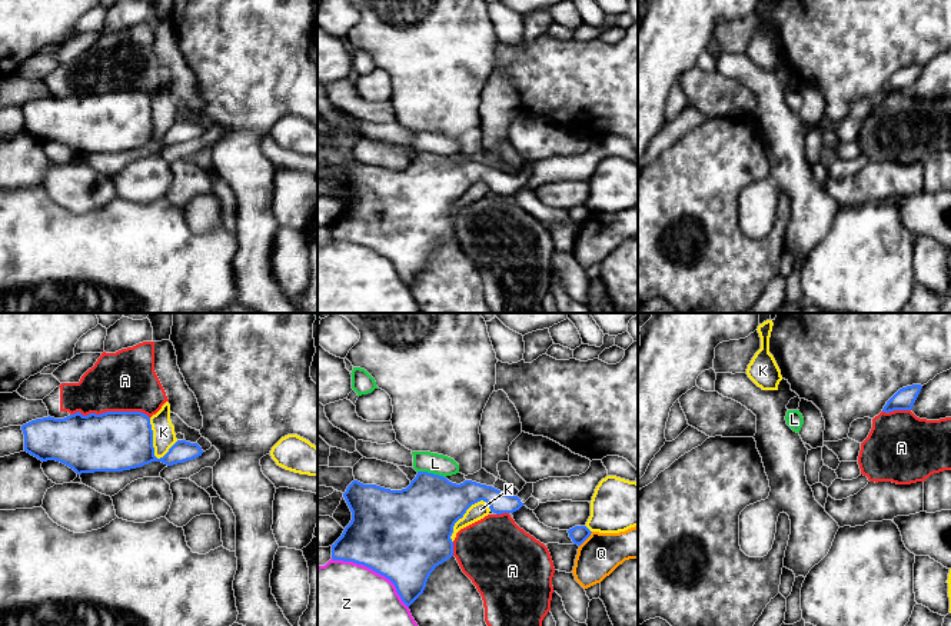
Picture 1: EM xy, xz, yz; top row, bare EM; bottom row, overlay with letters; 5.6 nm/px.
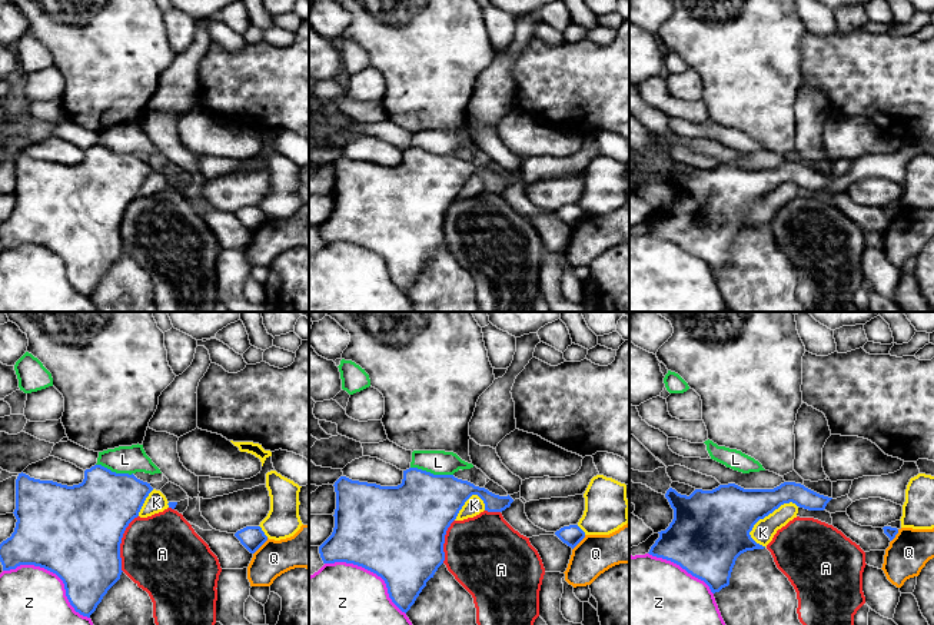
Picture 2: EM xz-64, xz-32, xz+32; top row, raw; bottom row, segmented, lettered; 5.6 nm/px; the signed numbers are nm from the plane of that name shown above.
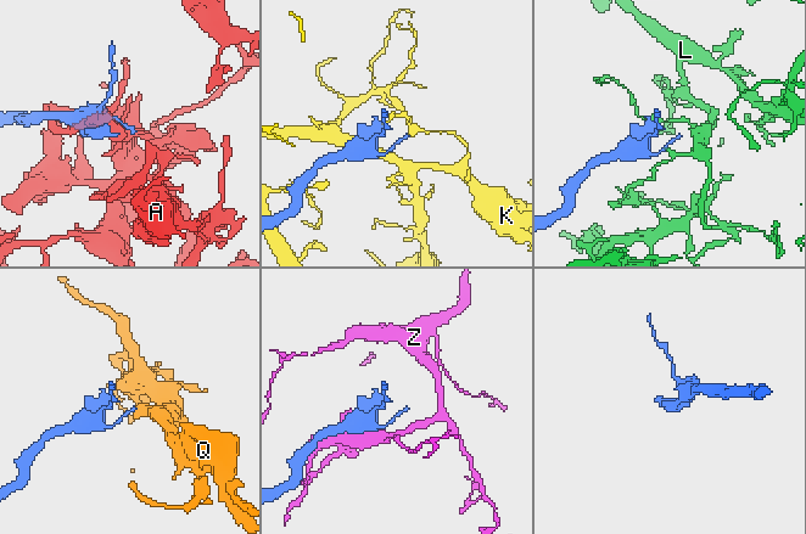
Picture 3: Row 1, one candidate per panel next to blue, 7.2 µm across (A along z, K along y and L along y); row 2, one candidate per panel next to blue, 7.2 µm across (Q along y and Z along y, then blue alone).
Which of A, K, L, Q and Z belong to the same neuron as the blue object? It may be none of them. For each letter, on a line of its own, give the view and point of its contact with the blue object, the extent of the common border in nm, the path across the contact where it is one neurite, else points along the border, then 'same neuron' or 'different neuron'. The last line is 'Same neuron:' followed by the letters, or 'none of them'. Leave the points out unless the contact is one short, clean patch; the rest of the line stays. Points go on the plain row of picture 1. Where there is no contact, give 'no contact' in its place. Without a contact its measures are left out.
A: contact xy (110, 92); length 440 nm; different neuron
K: contact xy (152, 119); length 240 nm; different neuron
L: contact xz (432, 153); length 170 nm; border xz (418, 150), (438, 153), (445, 157); different neuron
Q: contact xz (587, 217); length 120 nm; border xz (592, 212), (579, 226); different neuron
Z: contact xz (375, 250); length 500 nm; different neuron
Same neuron: none of them

